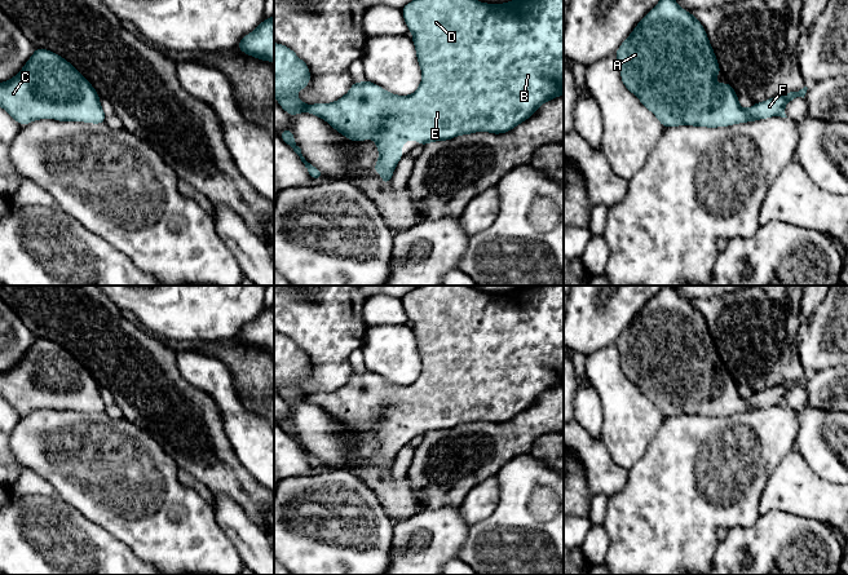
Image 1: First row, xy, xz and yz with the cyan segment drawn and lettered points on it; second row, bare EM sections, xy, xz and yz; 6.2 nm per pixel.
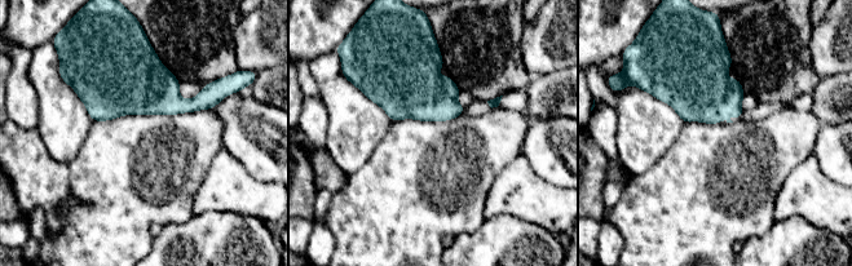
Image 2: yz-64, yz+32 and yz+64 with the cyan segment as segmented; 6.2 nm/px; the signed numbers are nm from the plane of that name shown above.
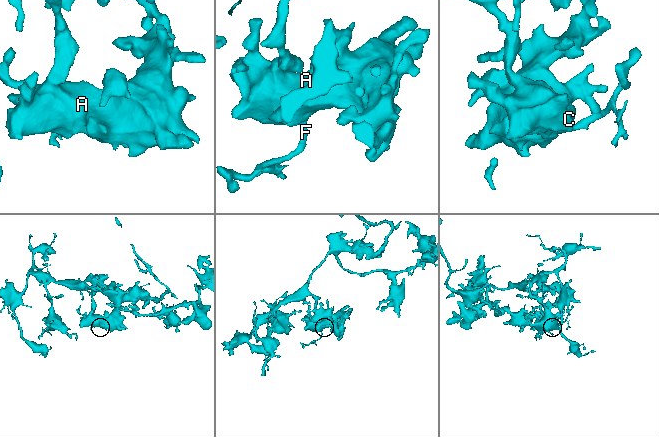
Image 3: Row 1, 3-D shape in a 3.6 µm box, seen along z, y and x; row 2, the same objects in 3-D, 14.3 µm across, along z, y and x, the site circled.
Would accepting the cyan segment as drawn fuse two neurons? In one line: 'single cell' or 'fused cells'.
single cell

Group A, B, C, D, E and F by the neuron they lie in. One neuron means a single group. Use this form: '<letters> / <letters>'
A B C D E F

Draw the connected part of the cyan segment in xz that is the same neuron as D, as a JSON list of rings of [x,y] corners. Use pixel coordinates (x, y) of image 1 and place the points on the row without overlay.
[[[419,286],[414,291],[405,293],[401,300],[408,319],[412,322],[411,327],[423,363],[419,377],[411,385],[392,384],[390,381],[366,368],[363,372],[353,371],[350,380],[335,392],[305,394],[295,385],[295,382],[297,380],[305,379],[305,376],[309,375],[310,359],[292,339],[283,333],[274,332],[274,386],[279,392],[281,397],[291,406],[295,406],[300,402],[310,402],[315,406],[319,406],[340,424],[344,424],[348,429],[354,432],[374,428],[375,435],[380,442],[380,446],[374,456],[374,461],[381,464],[384,476],[387,476],[392,469],[398,451],[406,444],[399,442],[399,438],[405,437],[406,429],[418,429],[419,434],[424,435],[429,432],[449,430],[454,426],[472,424],[474,421],[491,421],[493,424],[502,424],[512,420],[514,416],[527,410],[544,392],[564,384],[564,286],[521,286],[504,293],[480,292],[471,286]]]

